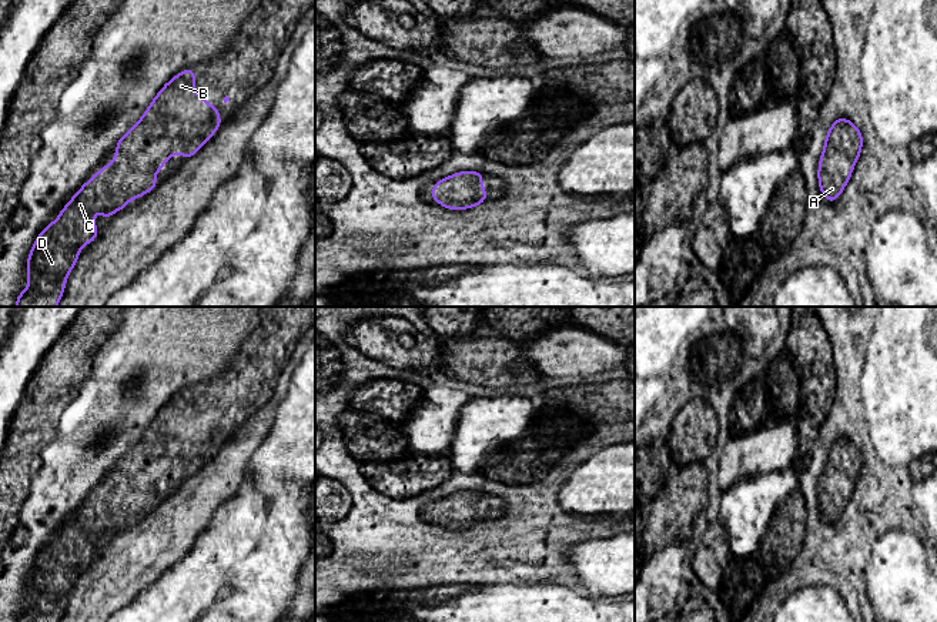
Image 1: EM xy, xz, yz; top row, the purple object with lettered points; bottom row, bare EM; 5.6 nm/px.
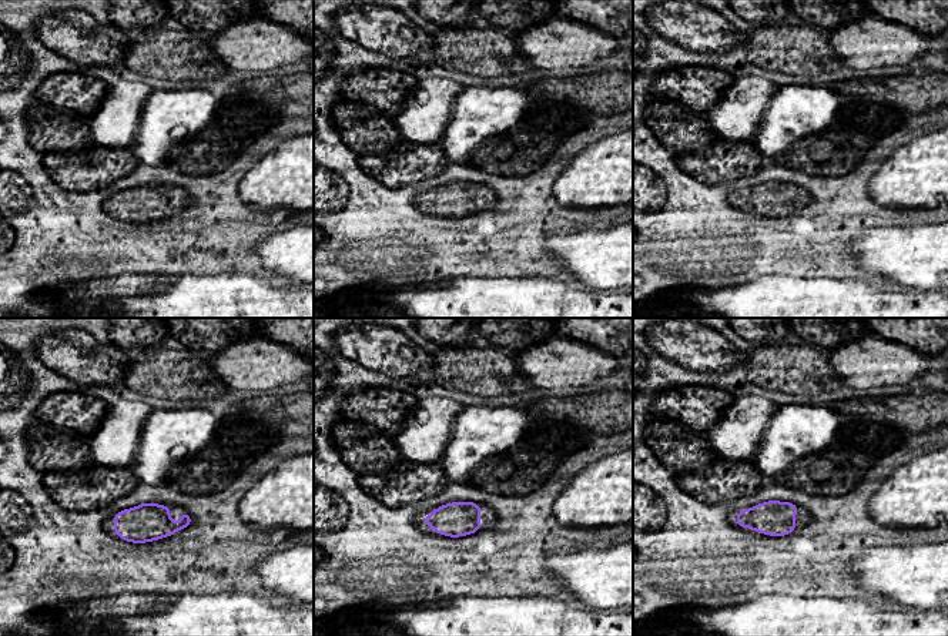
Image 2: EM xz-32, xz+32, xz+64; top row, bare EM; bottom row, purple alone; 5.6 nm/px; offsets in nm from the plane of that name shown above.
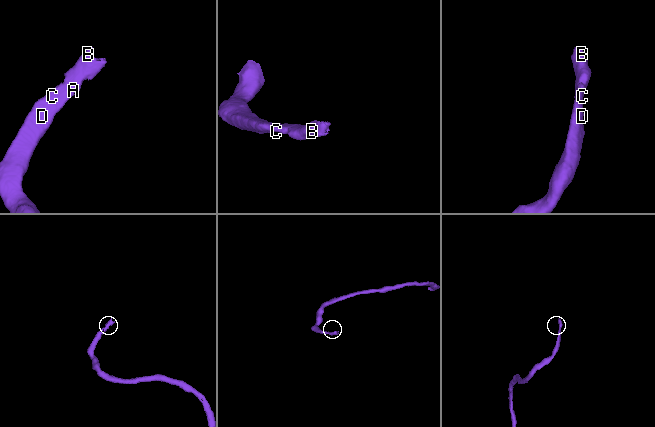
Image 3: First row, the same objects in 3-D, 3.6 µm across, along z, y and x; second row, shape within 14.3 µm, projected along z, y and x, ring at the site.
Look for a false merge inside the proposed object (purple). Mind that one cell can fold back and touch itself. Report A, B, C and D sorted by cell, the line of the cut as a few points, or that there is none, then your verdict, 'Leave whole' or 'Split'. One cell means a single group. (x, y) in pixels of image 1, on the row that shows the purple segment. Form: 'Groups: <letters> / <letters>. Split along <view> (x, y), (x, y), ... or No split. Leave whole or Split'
Groups: A B C D. No split. Leave whole

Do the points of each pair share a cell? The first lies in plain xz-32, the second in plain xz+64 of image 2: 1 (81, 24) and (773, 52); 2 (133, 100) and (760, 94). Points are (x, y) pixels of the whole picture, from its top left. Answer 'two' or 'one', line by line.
1: two
2: one

